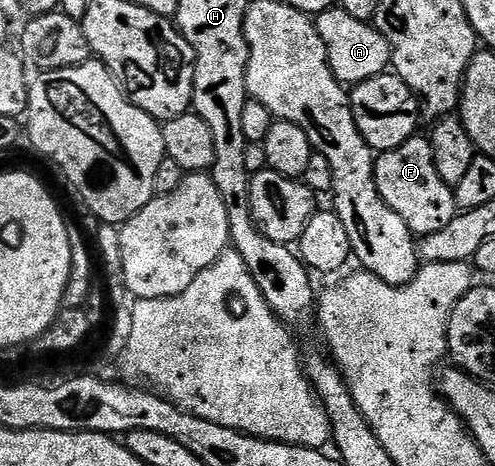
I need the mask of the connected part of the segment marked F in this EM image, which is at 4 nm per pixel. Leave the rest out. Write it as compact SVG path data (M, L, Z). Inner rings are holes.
M414 136L399 144L399 148L380 151L373 167L379 196L383 196L389 207L403 216L403 224L407 224L414 235L439 232L457 217L459 211L453 199L453 187L445 183L443 176L439 176L439 168L435 168L435 156L428 137Z

